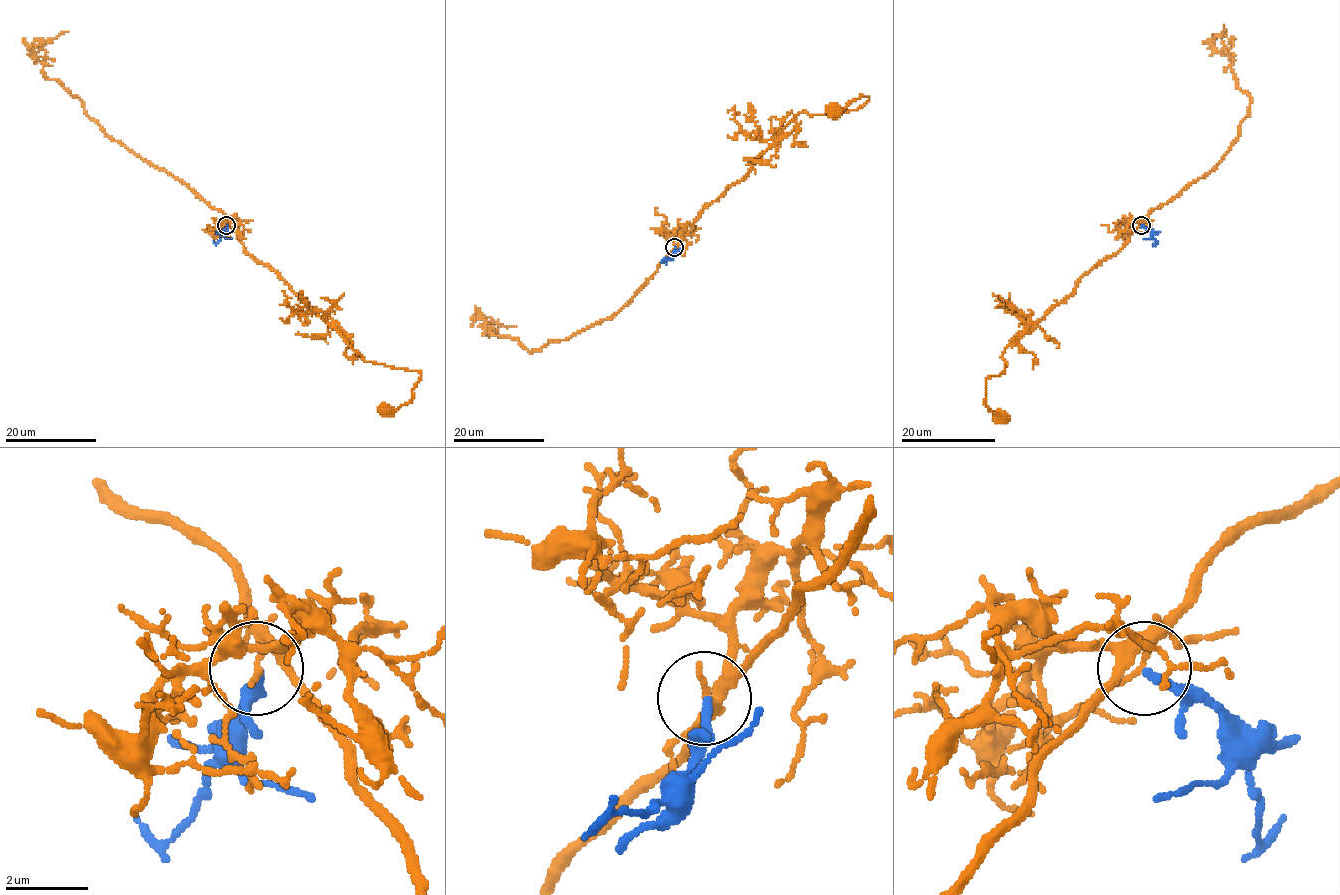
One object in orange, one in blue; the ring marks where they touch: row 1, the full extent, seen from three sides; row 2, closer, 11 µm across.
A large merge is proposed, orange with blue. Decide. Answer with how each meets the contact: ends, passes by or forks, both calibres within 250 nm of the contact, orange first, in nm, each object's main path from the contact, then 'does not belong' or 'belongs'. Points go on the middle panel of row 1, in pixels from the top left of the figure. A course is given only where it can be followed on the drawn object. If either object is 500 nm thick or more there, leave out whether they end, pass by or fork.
orange forks there; blue ends there; 160 nm thick on the orange side, 200 nm on the other; orange runs (675, 247), (801, 111), (840, 114), (869, 98), (826, 111); blue runs (675, 247), (675, 253), (661, 262); does not belong

